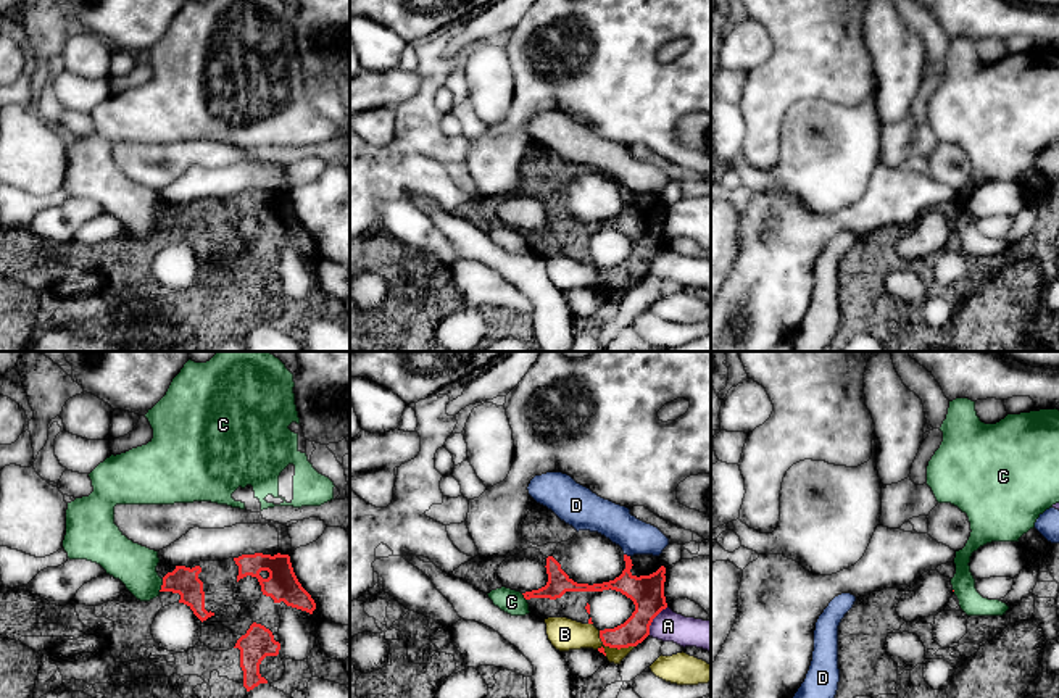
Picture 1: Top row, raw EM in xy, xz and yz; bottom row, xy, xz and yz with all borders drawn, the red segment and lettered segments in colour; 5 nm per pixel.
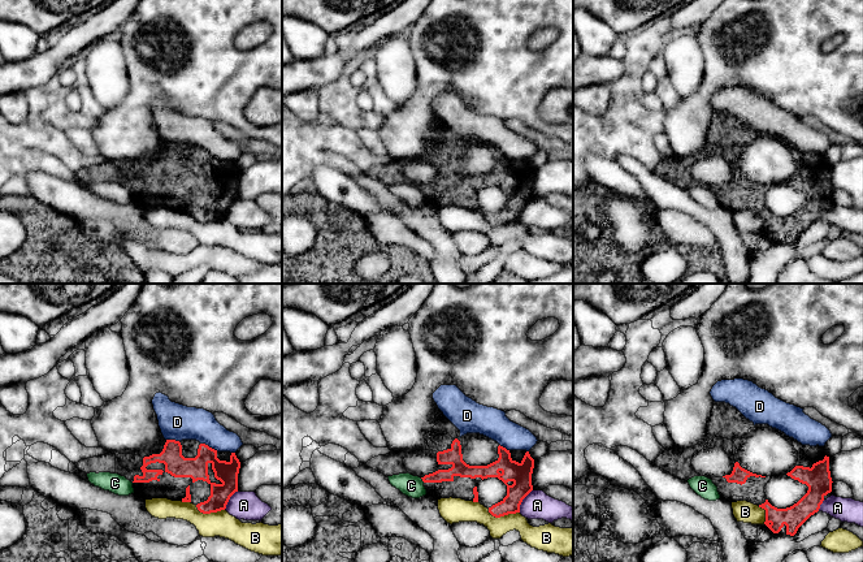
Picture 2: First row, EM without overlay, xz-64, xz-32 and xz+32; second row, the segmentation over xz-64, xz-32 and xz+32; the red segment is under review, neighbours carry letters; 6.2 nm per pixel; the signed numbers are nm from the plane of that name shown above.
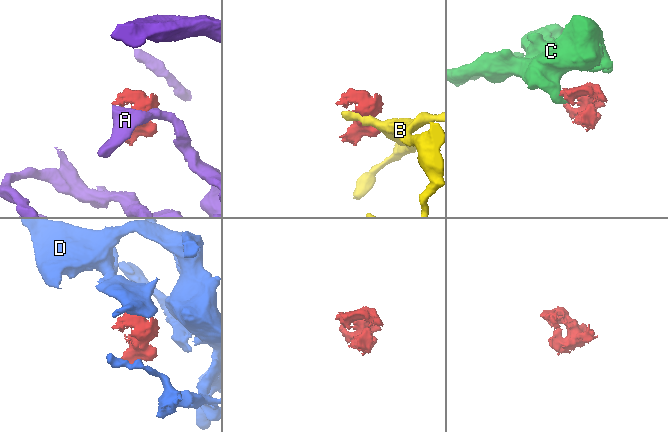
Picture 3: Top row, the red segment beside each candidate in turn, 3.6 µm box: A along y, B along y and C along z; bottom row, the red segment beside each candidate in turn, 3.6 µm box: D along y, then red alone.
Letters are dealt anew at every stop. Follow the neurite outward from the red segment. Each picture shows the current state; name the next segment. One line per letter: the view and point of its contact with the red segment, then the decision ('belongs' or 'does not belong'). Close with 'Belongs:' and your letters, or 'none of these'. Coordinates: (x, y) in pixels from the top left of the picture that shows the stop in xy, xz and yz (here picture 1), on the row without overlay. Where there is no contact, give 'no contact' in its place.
A: meets red in xz at (653, 257); does not belong
B: meets red in xz at (613, 286); does not belong
C: meets red in xy at (161, 224); does not belong
D: meets red in xz at (626, 194); does not belong
Belongs: none of these

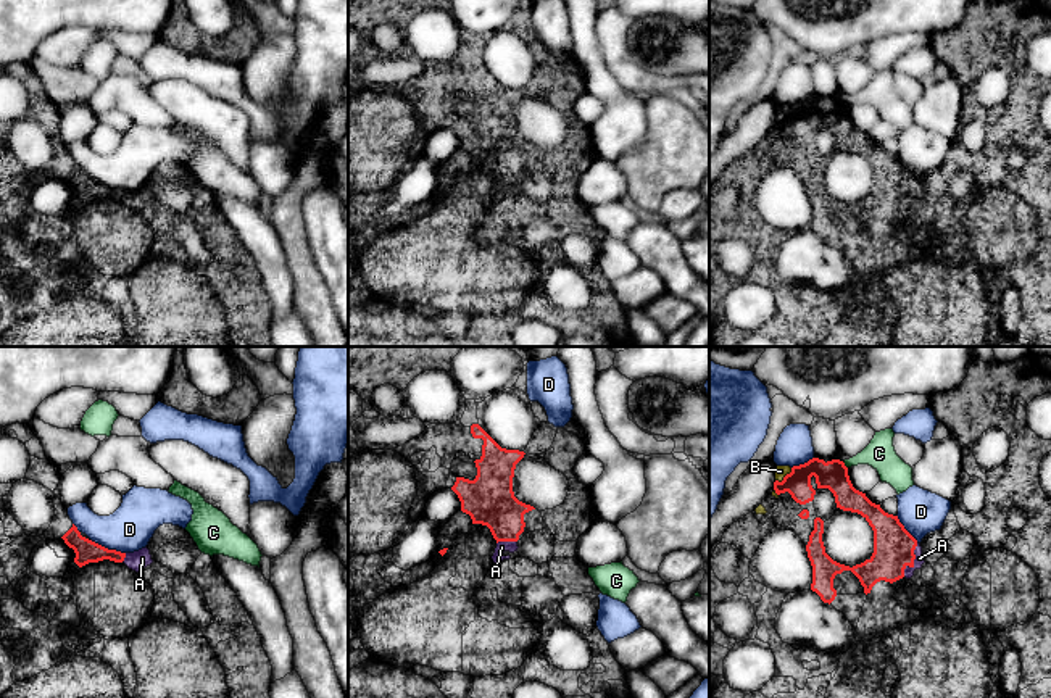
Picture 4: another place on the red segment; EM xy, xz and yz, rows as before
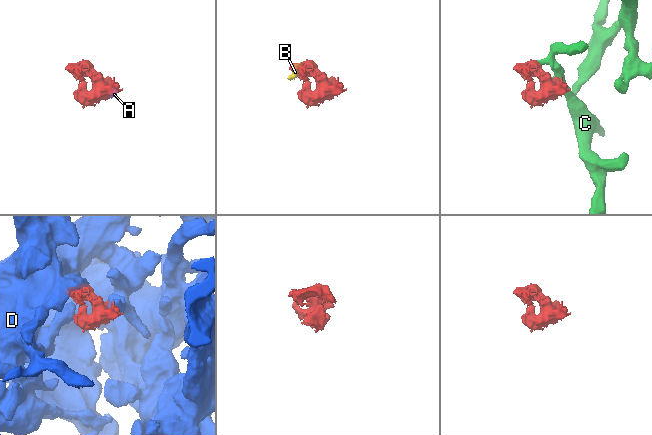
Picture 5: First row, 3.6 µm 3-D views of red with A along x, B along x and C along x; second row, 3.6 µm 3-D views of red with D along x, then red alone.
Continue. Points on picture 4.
A: meets red in yz at (913, 200); belongs
B: meets red in yz at (784, 116); belongs
C: meets red in yz at (843, 103); does not belong
D: meets red in xy at (107, 187); does not belong
Belongs: A, B

